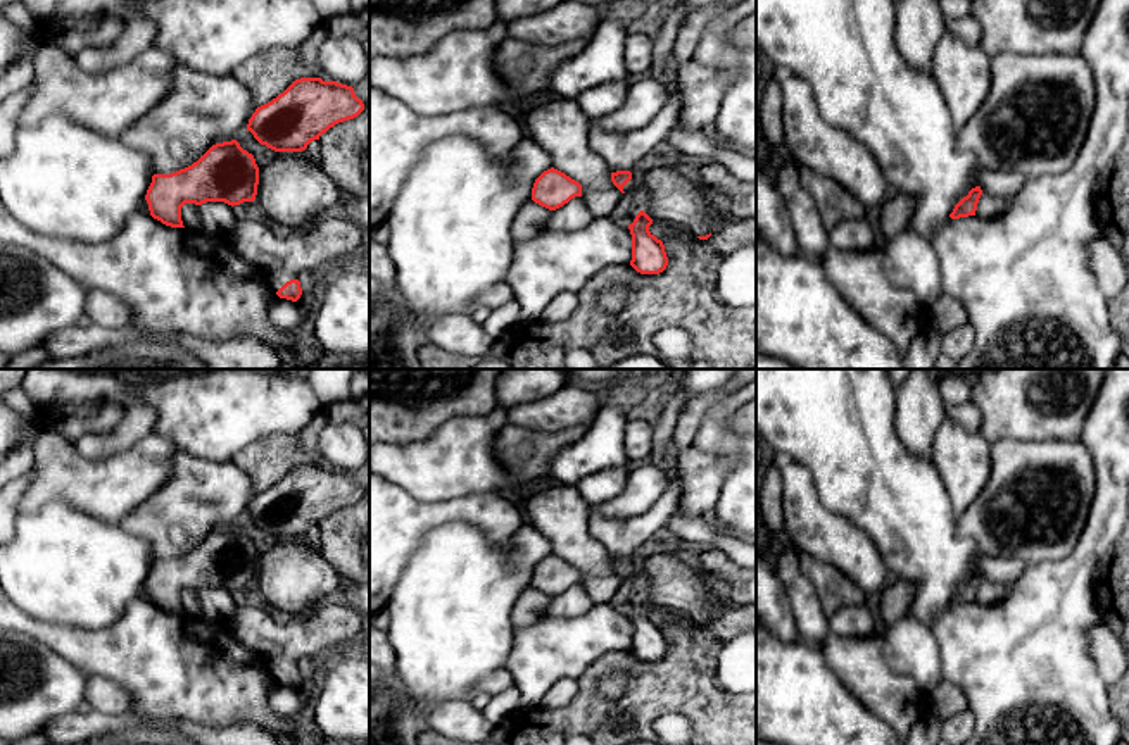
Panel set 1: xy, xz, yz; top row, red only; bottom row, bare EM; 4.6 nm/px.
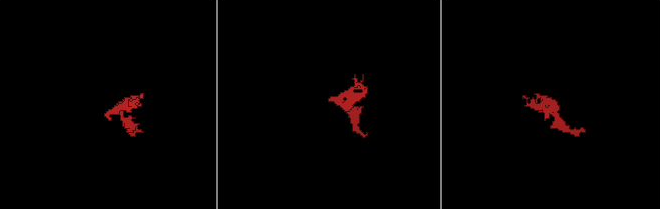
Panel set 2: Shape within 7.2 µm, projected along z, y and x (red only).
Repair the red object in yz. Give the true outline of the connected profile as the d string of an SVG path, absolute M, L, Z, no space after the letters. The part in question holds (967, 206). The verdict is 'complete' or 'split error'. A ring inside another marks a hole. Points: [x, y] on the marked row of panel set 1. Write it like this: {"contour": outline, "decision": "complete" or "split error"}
{"contour": "M975 186L968 191L967 197L963 197L953 209L953 212L949 214L951 219L960 219L960 217L968 217L968 216L975 216L977 210L977 203L979 198L982 195L981 186Z", "decision": "complete"}

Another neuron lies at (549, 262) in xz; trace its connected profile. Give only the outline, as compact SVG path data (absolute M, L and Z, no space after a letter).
M596 214L577 231L542 229L514 243L506 281L514 295L518 319L527 324L544 319L558 293L578 293L601 269L628 266L630 260L630 229L609 214Z

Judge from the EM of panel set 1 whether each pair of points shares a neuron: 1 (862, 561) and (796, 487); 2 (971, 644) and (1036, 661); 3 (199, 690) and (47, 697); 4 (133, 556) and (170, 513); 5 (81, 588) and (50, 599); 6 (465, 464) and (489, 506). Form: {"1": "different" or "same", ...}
{"1": "same", "2": "same", "3": "different", "4": "different", "5": "same", "6": "different"}

